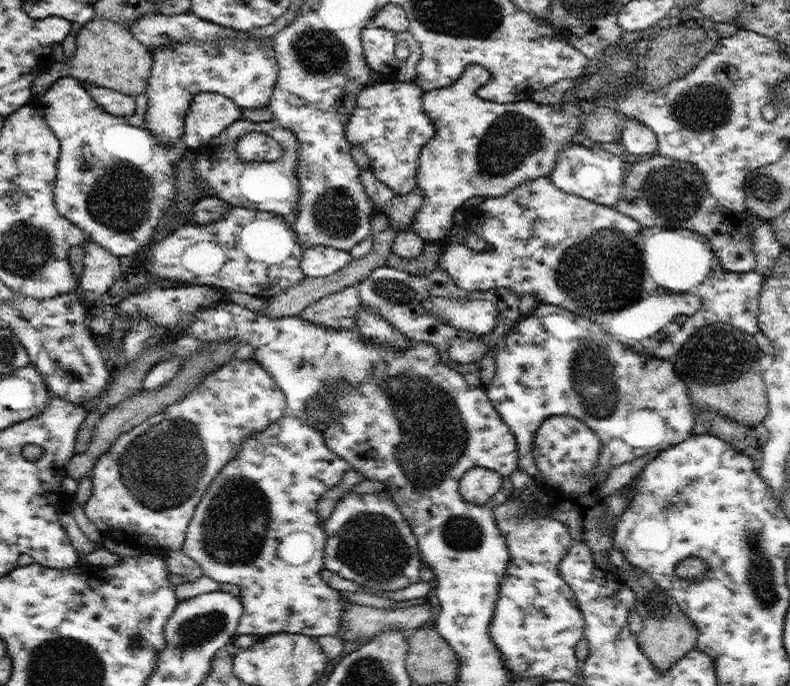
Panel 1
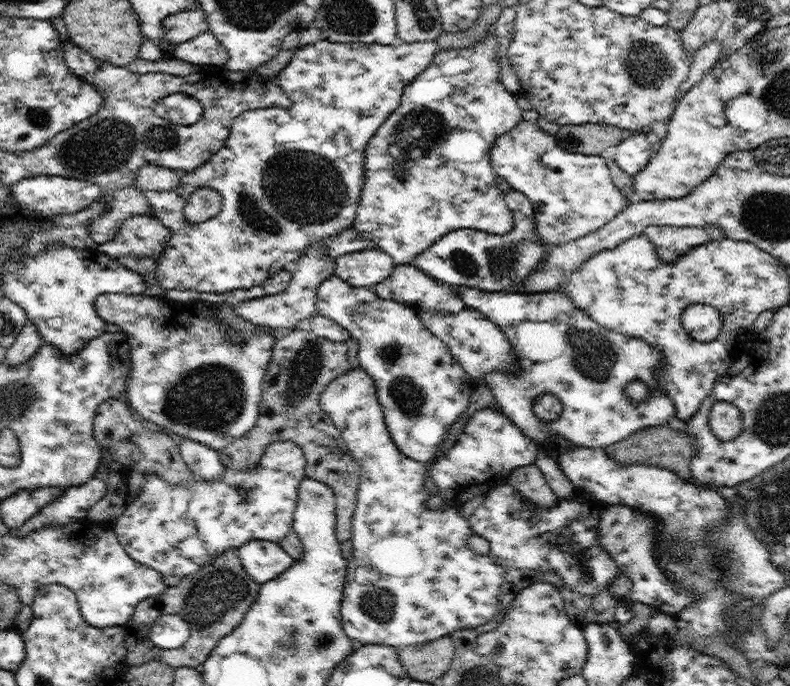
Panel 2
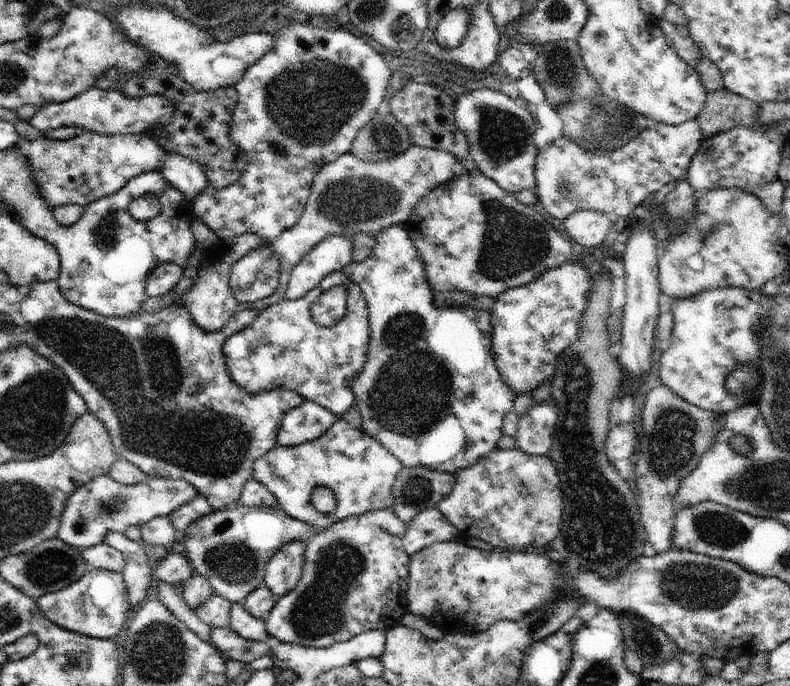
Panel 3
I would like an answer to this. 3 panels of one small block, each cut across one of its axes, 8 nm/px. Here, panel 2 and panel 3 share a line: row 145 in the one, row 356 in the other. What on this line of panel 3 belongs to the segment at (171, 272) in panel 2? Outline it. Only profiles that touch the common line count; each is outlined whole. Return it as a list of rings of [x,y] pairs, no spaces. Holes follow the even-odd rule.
[[[336,271],[320,282],[314,290],[310,290],[304,298],[291,301],[286,298],[260,311],[250,326],[232,334],[224,346],[222,354],[226,360],[230,378],[248,394],[260,394],[282,388],[282,390],[296,392],[304,400],[316,402],[327,408],[339,418],[344,416],[355,405],[356,396],[351,387],[351,381],[357,380],[368,360],[368,346],[370,344],[370,323],[368,322],[368,305],[360,286],[348,282],[344,272]],[[345,285],[348,291],[345,316],[339,323],[331,327],[320,326],[313,319],[312,308],[326,290],[334,286]]]

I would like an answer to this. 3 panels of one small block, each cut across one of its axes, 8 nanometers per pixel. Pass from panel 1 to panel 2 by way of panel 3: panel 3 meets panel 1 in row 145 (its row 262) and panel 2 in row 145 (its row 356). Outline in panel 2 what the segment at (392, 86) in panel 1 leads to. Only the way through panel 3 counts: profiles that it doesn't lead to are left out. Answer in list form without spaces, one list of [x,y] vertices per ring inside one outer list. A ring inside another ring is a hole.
[[[493,26],[489,28],[487,35],[468,48],[451,48],[450,50],[438,50],[428,65],[408,87],[403,90],[402,100],[398,108],[389,114],[389,117],[380,125],[376,134],[369,140],[365,150],[365,179],[361,190],[360,202],[353,222],[353,229],[364,240],[372,241],[376,248],[389,254],[396,265],[413,264],[414,259],[427,248],[430,248],[445,234],[459,229],[483,230],[484,232],[504,235],[512,230],[514,219],[510,207],[507,205],[505,193],[498,188],[496,183],[497,172],[491,165],[491,148],[497,142],[497,138],[505,132],[511,131],[523,120],[520,108],[516,103],[517,94],[514,94],[502,85],[500,80],[500,67],[497,59],[497,38],[493,34]]]

